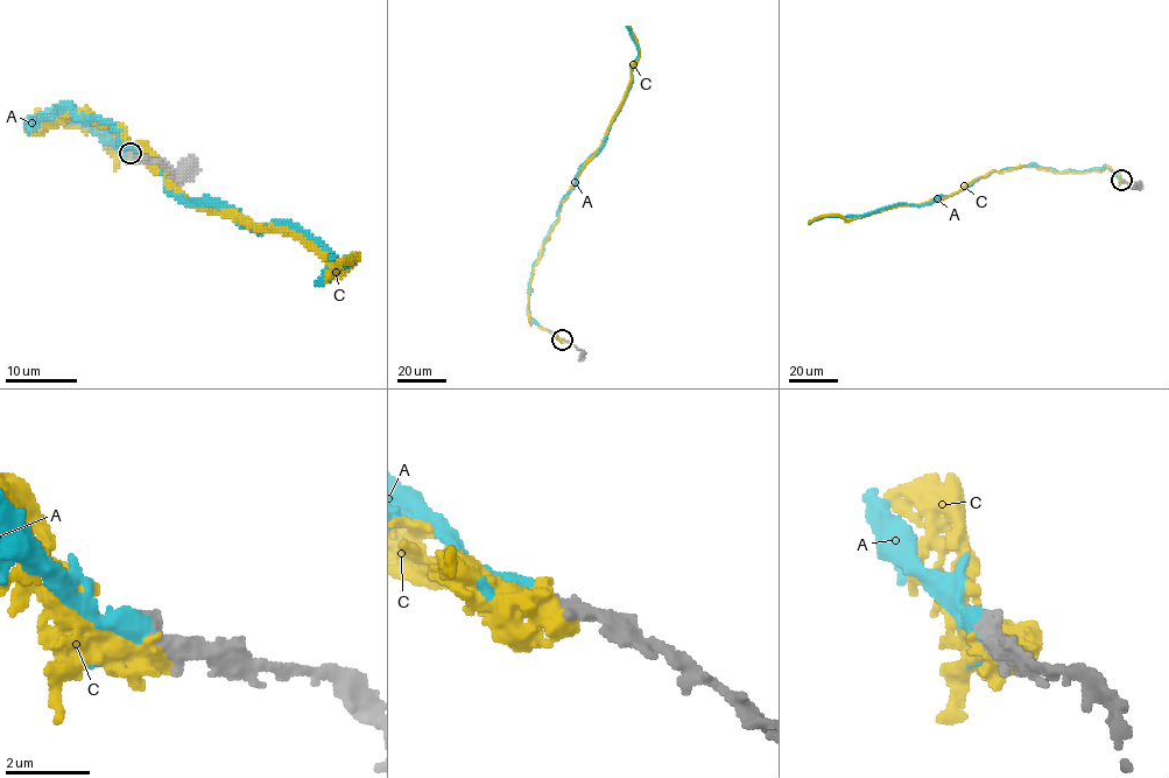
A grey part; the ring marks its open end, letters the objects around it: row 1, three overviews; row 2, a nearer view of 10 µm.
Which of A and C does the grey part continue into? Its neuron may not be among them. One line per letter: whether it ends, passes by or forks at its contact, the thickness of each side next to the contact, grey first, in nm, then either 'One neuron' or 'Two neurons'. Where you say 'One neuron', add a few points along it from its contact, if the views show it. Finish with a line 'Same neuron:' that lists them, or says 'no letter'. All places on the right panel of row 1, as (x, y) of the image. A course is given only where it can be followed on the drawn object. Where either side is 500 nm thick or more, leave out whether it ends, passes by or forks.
A: Thickness 380 nm (grey) against 600 nm. One neuron. Its course: (1121, 180), (1108, 168), (1006, 167), (930, 203), (889, 205), (863, 216), (823, 216), (808, 224)
C: Thickness 650 nm (grey) against 800 nm. Two neurons
Same neuron: A

